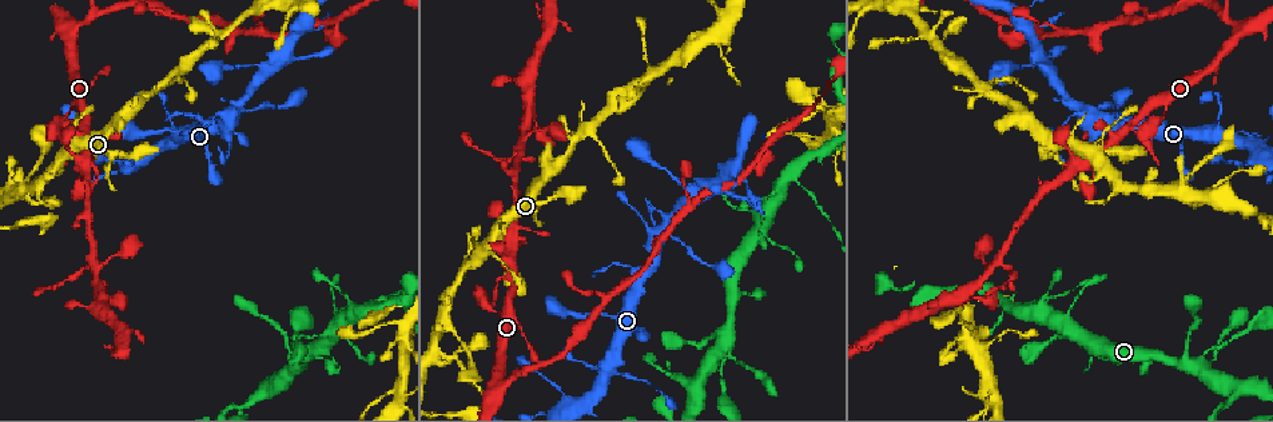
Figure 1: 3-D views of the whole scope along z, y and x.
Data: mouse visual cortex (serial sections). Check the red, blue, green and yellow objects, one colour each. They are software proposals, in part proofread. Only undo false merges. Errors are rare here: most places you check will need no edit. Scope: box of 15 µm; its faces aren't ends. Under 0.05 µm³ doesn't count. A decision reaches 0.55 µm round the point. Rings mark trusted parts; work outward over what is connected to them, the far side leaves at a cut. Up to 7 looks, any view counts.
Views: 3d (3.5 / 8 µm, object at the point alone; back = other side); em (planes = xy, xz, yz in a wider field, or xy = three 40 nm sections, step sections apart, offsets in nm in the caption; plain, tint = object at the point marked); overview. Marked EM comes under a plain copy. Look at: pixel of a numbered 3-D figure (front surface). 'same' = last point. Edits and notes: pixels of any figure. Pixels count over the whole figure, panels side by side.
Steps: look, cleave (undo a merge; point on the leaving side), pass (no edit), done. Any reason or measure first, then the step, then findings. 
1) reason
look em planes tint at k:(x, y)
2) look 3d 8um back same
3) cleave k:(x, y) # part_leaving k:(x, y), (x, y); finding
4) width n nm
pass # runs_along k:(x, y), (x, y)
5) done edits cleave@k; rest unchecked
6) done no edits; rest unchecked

small branch off a trunk
look 3d 8um at 1:(1216, 130)

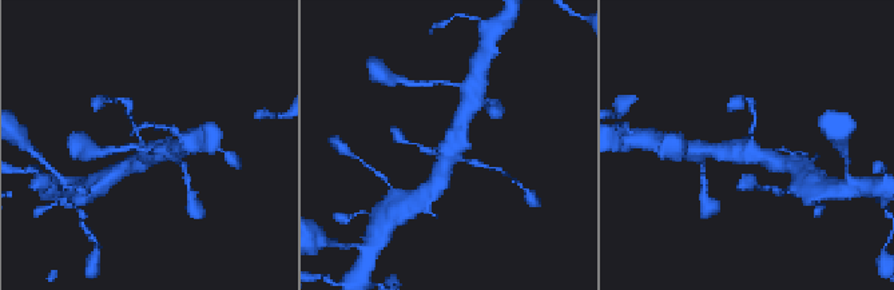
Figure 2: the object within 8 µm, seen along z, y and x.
arms 4; arm_widths 150, 150, 400, 450 nm; shape alone is not enough
look em xy step 3 tint at 2:(145, 147)

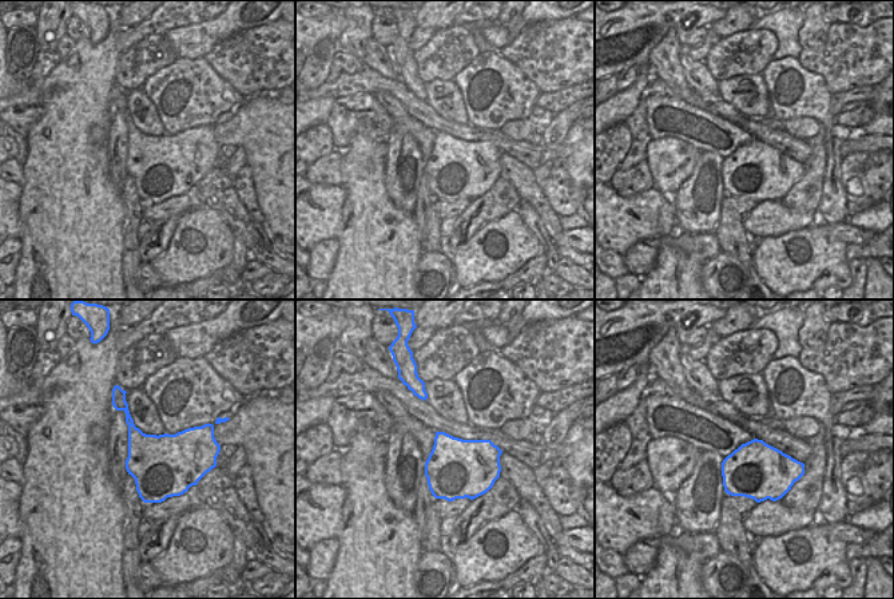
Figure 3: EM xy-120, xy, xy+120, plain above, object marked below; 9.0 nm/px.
width 550 nm
pass # runs_along 2:(463, 118), (436, 183); all the same cell

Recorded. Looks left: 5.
look 3d 3.5um back at 1:(1227, 12)

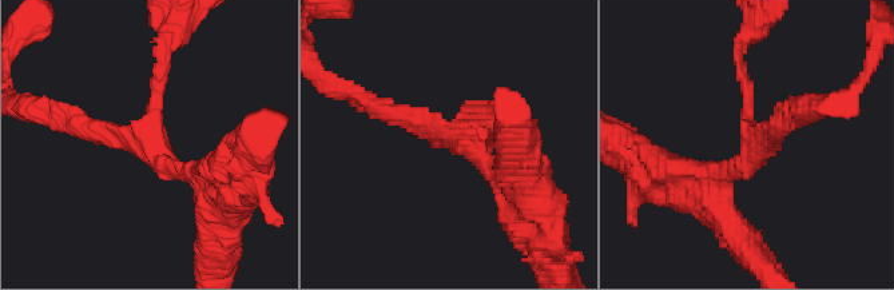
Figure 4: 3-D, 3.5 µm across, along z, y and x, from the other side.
pass # runs_along 4:(509, 174), (457, 136), (366, 99); all the same cell

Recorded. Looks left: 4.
sharp bend
look 3d 3.5um at 1:(521, 140)

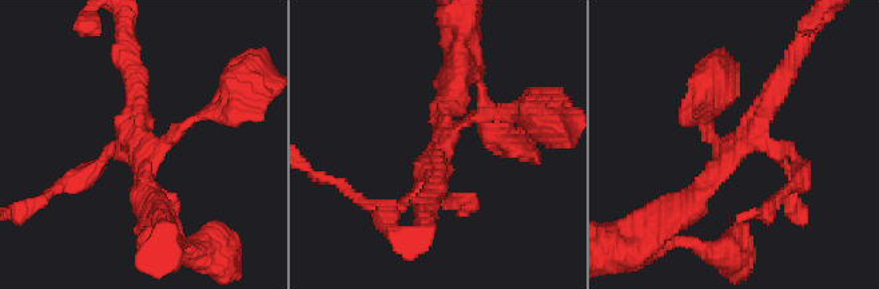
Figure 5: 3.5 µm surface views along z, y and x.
look em xy step 5 tint at 5:(733, 153)

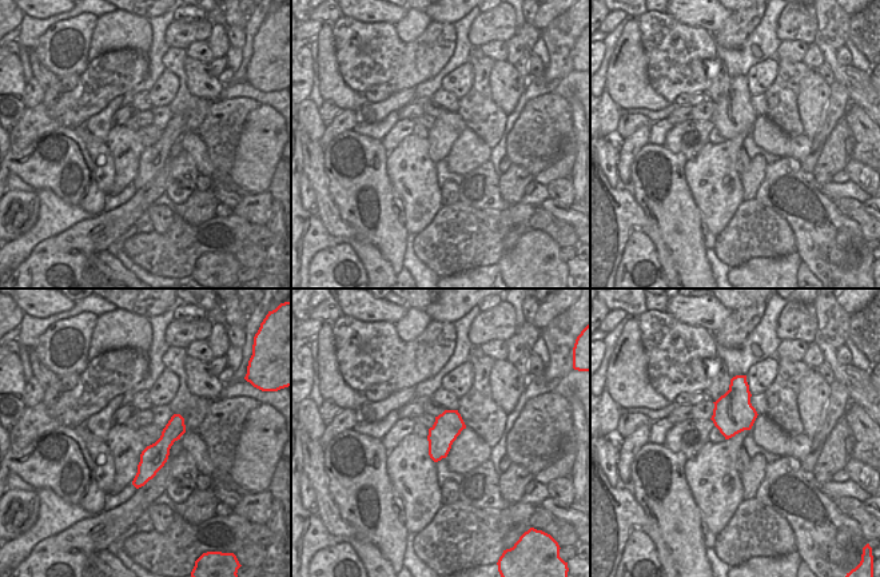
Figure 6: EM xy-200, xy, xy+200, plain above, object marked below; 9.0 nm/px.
pass # continuous, no second cell

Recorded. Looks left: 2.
done no edits; rest unchecked

